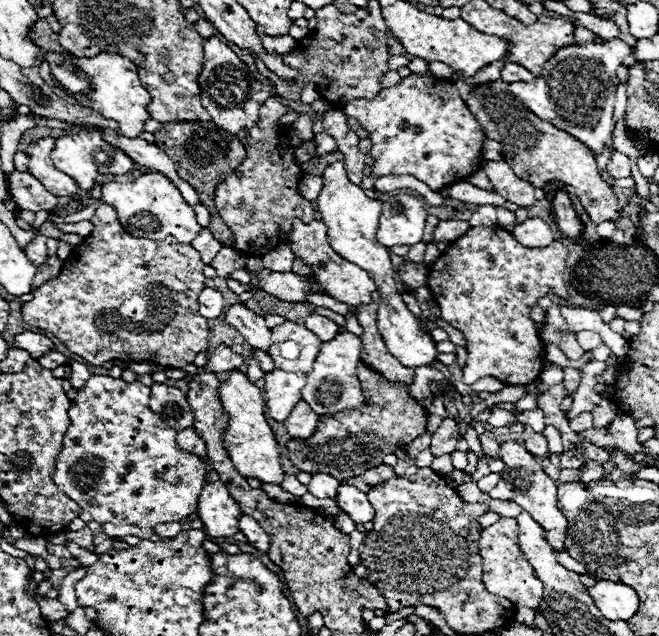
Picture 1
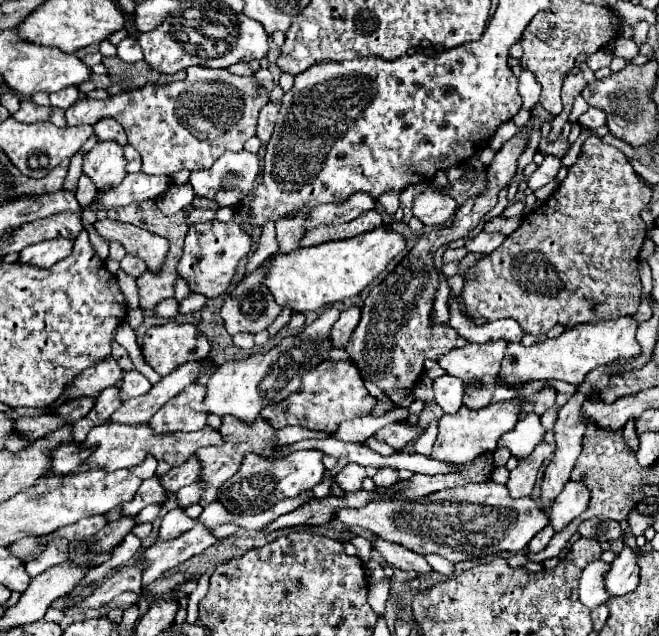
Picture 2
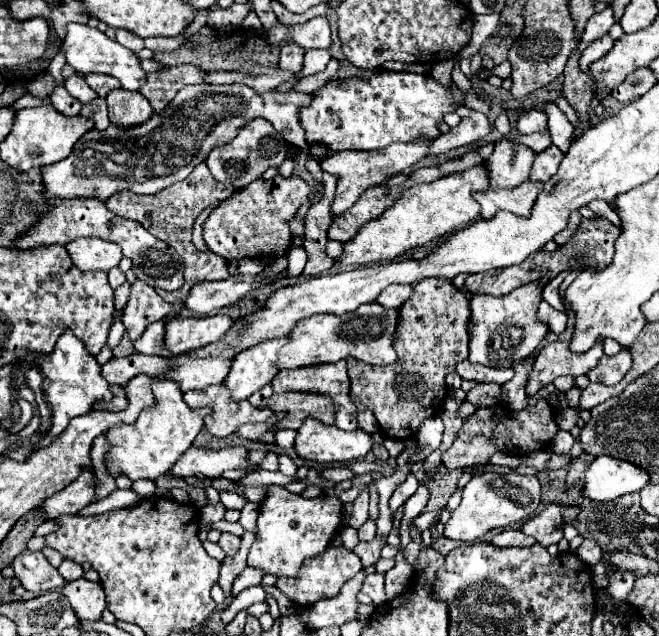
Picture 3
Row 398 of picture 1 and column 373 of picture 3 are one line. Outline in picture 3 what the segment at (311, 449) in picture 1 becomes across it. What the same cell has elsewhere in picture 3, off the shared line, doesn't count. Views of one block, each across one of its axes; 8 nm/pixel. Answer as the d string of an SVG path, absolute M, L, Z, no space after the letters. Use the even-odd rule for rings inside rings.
M428 278L420 280L414 286L412 296L400 306L400 319L394 334L394 347L398 352L398 360L390 366L370 366L360 360L348 358L348 376L350 376L350 398L360 410L372 410L378 420L378 426L386 436L392 438L412 438L416 436L420 424L426 418L436 416L442 410L442 402L448 394L446 388L446 374L454 372L454 366L468 358L468 318L470 318L470 302L464 292L454 288L452 280Z

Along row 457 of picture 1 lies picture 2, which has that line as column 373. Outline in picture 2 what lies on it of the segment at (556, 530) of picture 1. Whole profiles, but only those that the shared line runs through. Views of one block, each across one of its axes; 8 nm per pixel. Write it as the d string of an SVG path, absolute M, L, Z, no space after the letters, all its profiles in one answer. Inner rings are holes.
M492 480L440 490L420 500L372 500L364 508L342 508L336 512L336 518L342 520L348 528L360 526L384 540L402 544L412 552L434 552L450 562L474 560L502 550L520 552L548 524L548 516L544 516L536 502L530 498L514 500L508 496L506 486Z

